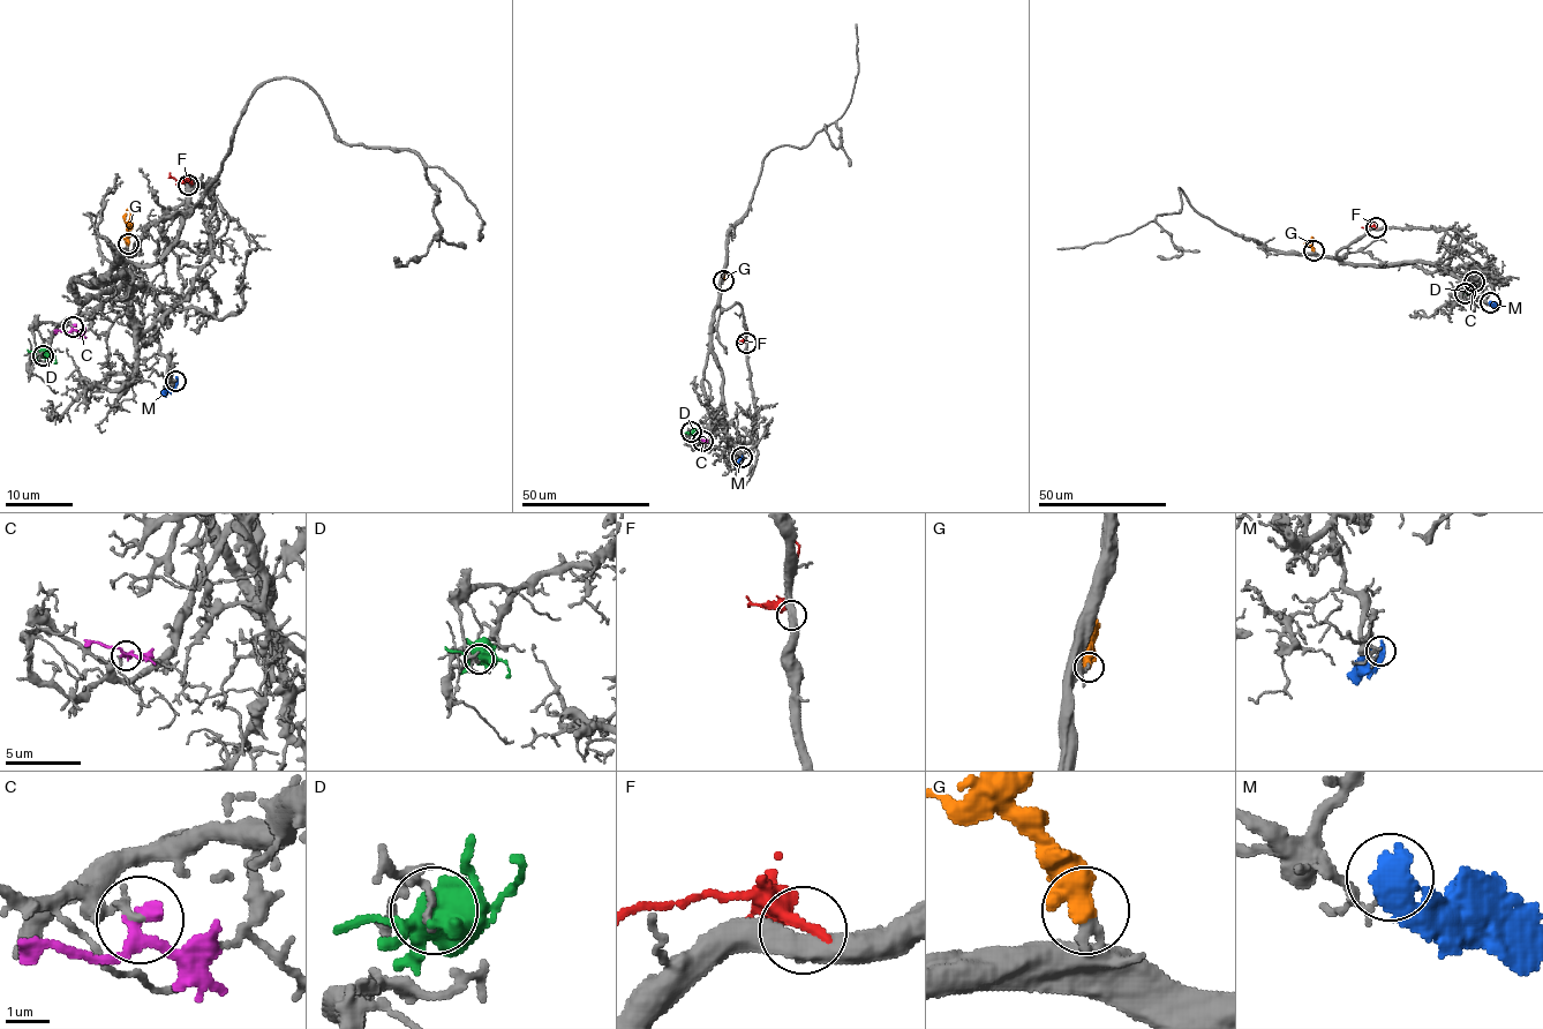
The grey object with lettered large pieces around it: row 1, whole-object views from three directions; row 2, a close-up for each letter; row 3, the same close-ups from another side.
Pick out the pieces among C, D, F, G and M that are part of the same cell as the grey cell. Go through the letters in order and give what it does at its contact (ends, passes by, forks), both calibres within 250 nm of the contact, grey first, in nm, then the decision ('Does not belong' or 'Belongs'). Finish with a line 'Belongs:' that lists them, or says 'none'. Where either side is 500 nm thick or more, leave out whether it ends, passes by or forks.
C: It passes by. Thickness 190 nm (grey) against 280 nm. Does not belong
D: Thickness 120 nm (grey) against 500 nm. Does not belong
F: Thickness 500 nm (grey) against 340 nm. Does not belong
G: Thickness 260 nm (grey) against 550 nm. Belongs
M: Thickness 140 nm (grey) against 600 nm. Does not belong
Belongs: G

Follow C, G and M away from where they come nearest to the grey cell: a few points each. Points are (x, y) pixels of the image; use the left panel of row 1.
C: (73, 327), (68, 332), (54, 330)
G: (127, 243), (130, 212), (126, 210)
M: (177, 381), (162, 395)

